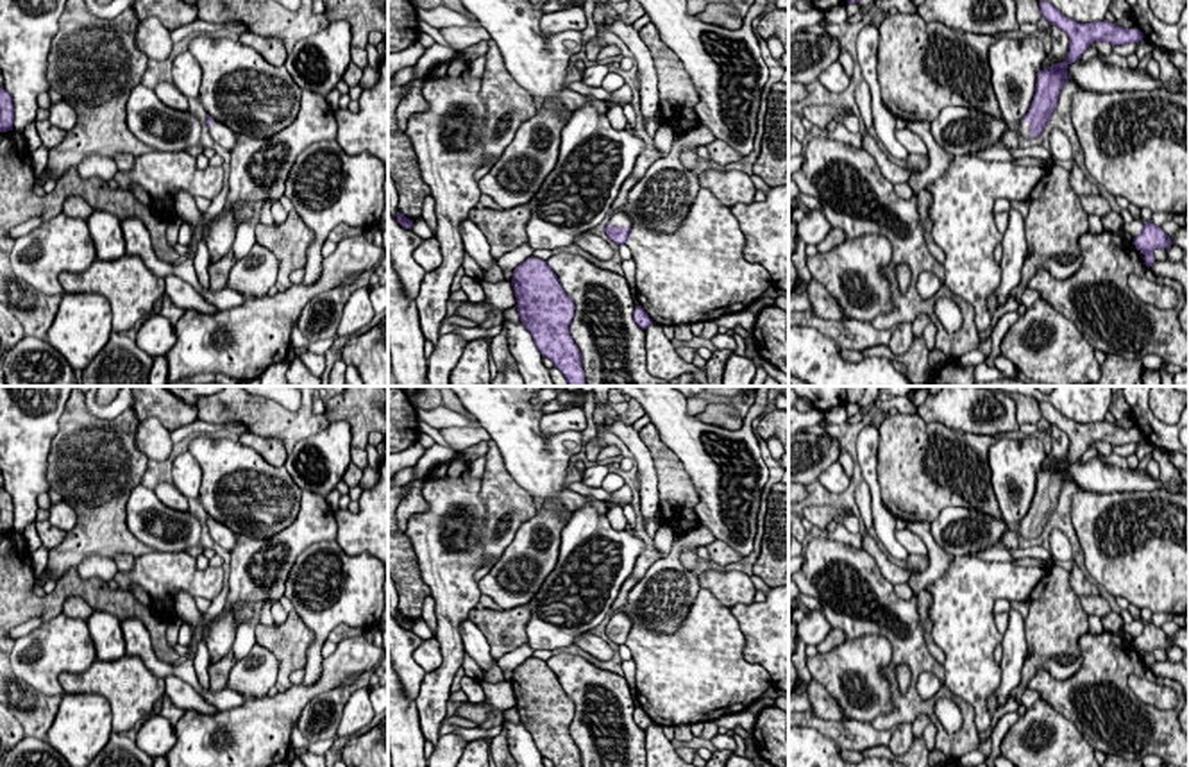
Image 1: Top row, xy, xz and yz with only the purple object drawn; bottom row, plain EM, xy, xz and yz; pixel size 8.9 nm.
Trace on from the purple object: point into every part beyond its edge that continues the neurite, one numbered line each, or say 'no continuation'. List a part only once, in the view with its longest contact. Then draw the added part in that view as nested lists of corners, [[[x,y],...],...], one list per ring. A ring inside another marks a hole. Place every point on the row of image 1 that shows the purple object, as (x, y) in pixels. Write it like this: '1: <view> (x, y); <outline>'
1: xz (619, 219); [[[622,209],[613,211],[610,220],[611,220],[611,227],[631,227],[633,225],[629,216]]]

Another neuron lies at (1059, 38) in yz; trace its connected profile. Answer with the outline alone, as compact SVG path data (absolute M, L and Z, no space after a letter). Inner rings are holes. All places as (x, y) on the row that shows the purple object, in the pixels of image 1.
M1051 25L1050 34L1051 34L1051 50L1046 54L1041 70L1050 68L1051 64L1057 63L1064 63L1069 52L1069 36L1062 29Z

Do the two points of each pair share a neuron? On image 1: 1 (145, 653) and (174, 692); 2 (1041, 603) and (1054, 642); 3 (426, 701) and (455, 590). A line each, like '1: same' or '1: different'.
1: different
2: same
3: same

